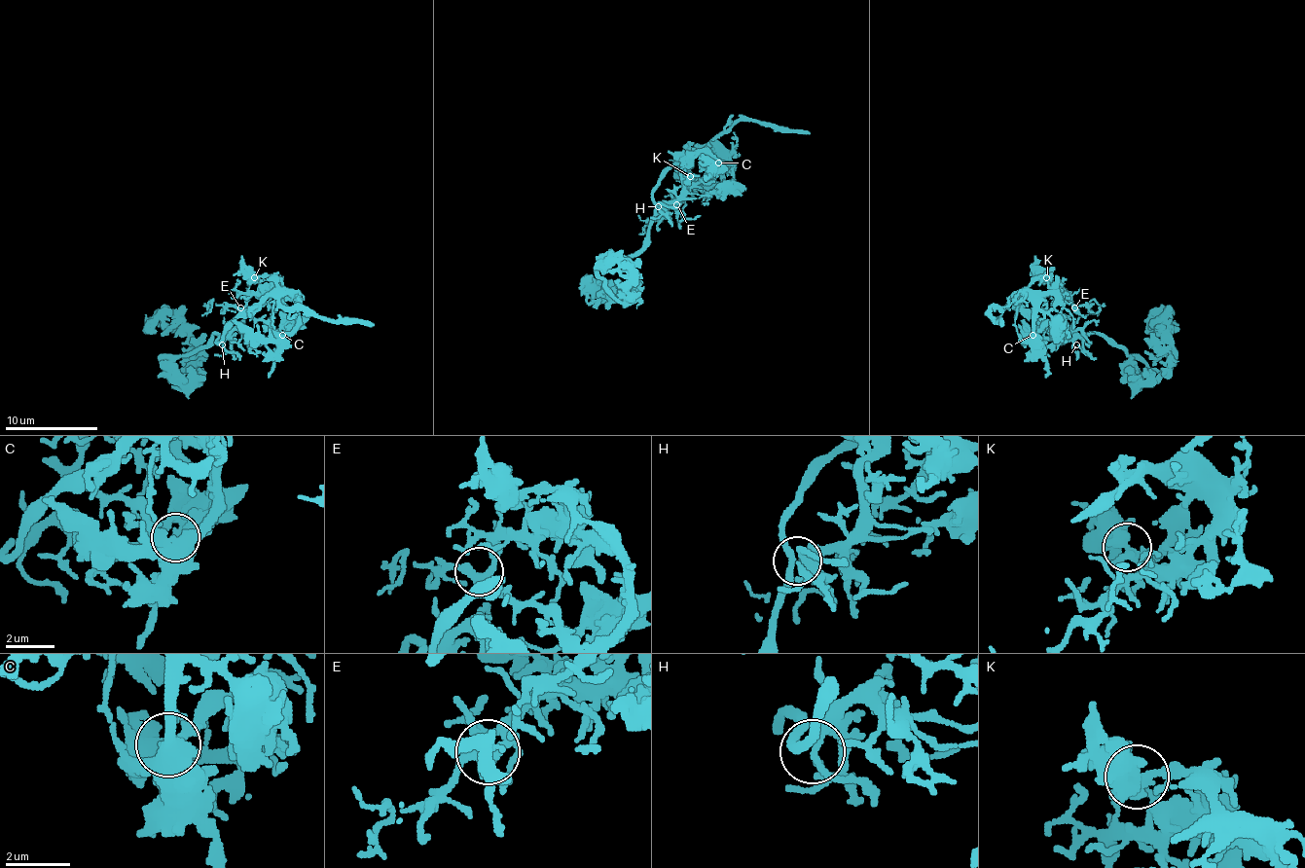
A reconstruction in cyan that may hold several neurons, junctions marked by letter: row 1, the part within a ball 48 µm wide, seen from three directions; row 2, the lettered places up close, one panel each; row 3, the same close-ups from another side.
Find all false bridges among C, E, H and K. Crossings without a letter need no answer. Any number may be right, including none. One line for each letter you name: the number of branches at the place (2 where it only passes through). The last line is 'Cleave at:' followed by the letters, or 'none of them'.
Cleave at: none of them

